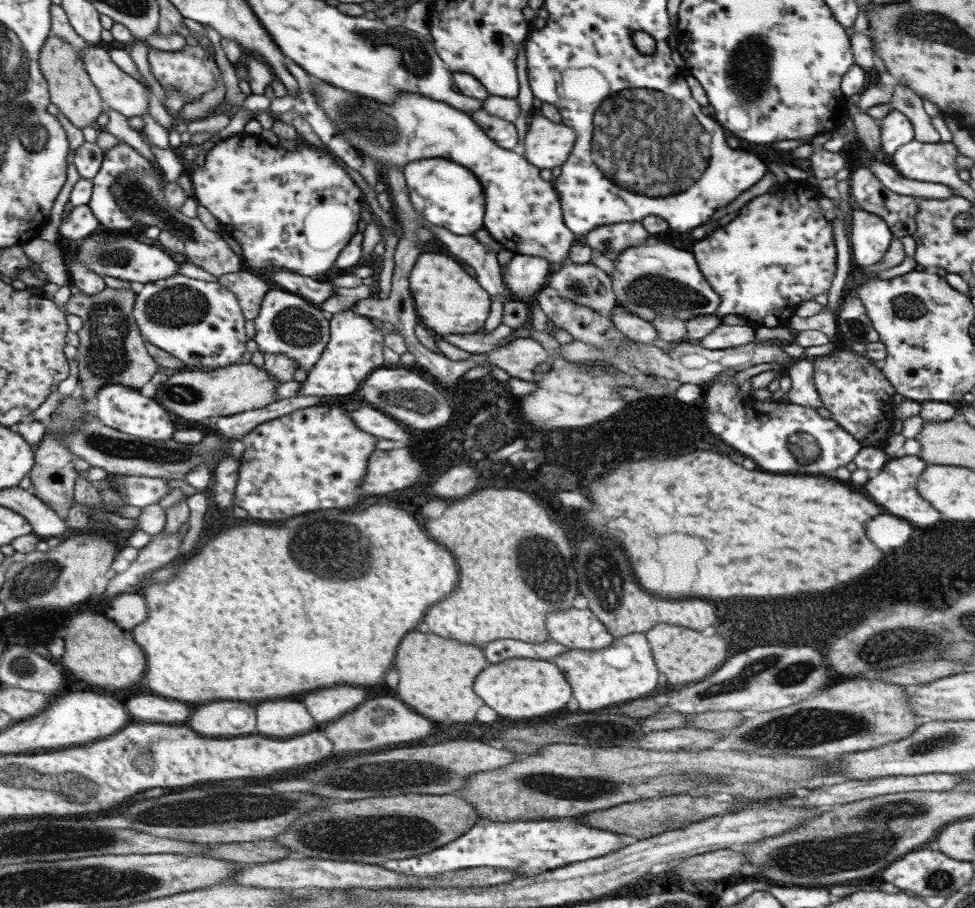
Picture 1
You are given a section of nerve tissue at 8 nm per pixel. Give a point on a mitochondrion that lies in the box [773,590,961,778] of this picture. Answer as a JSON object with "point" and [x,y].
{"point":[886,646]}

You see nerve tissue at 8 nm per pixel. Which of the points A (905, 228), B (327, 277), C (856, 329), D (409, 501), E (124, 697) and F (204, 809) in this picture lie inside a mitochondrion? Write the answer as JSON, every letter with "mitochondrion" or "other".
{"A":"other","B":"other","C":"mitochondrion","D":"other","E":"other","F":"mitochondrion"}

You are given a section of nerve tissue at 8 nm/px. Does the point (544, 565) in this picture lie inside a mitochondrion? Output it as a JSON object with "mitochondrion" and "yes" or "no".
{"mitochondrion":"yes"}

